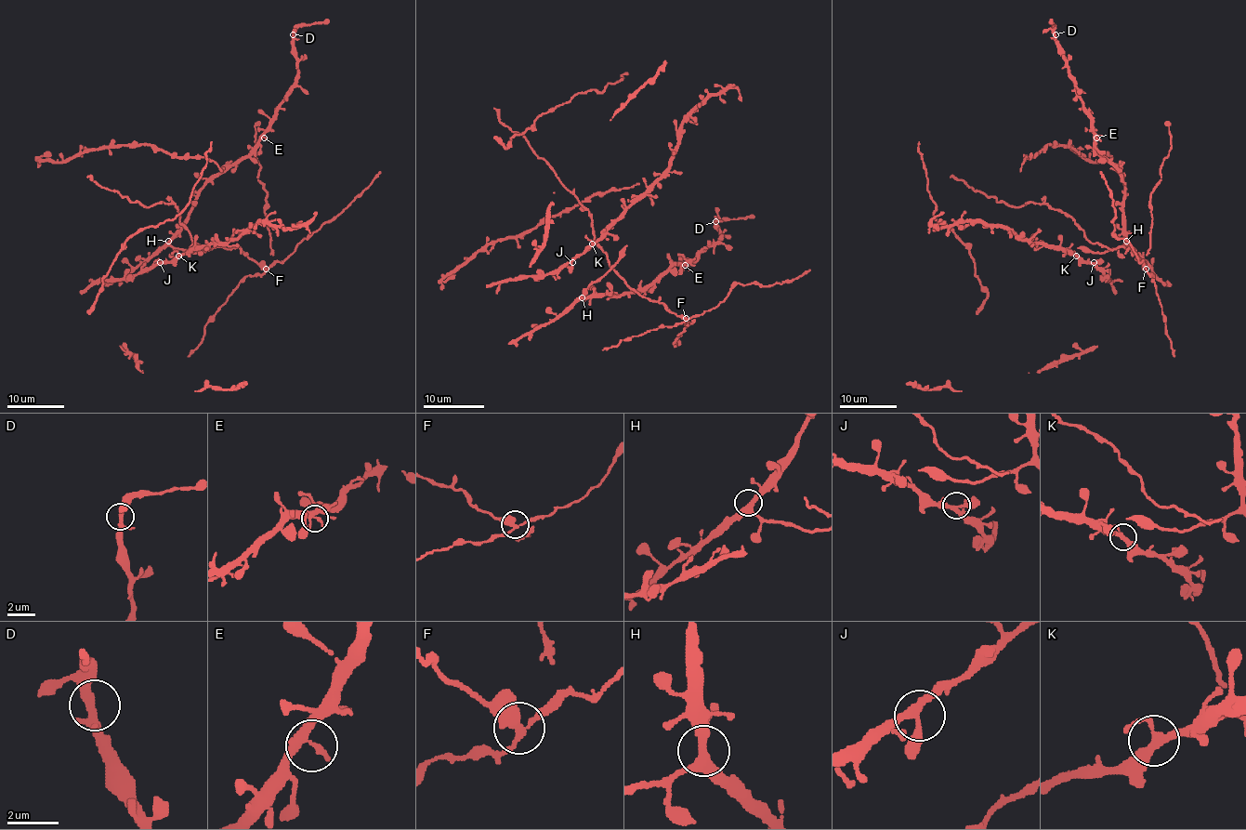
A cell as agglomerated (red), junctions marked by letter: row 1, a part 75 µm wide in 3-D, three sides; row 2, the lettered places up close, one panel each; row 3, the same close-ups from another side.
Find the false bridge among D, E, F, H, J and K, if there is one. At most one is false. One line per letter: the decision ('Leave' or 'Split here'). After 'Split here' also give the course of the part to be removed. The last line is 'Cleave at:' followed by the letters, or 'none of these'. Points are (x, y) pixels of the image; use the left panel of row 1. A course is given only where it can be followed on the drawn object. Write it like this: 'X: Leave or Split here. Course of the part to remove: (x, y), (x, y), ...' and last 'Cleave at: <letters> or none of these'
D: Leave
E: Leave
F: Split here. Course of the part to remove: (266, 270), (239, 248), (208, 250), (193, 243), (174, 204), (160, 202), (145, 207), (87, 177)
H: Leave
J: Leave
K: Leave
Cleave at: F

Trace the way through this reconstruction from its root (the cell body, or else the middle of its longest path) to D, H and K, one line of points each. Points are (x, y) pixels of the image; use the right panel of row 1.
D: (1043, 204), (1067, 213), (1099, 245), (1099, 253), (1124, 243), (1124, 183), (1095, 146), (1092, 119), (1055, 34)
H: (1043, 204), (1067, 213), (1092, 243), (1099, 245), (1099, 253), (1119, 248), (1126, 241)
K: (1043, 204), (1067, 213), (1092, 243), (1099, 245), (1096, 253), (1081, 248), (1067, 250), (1076, 256)

